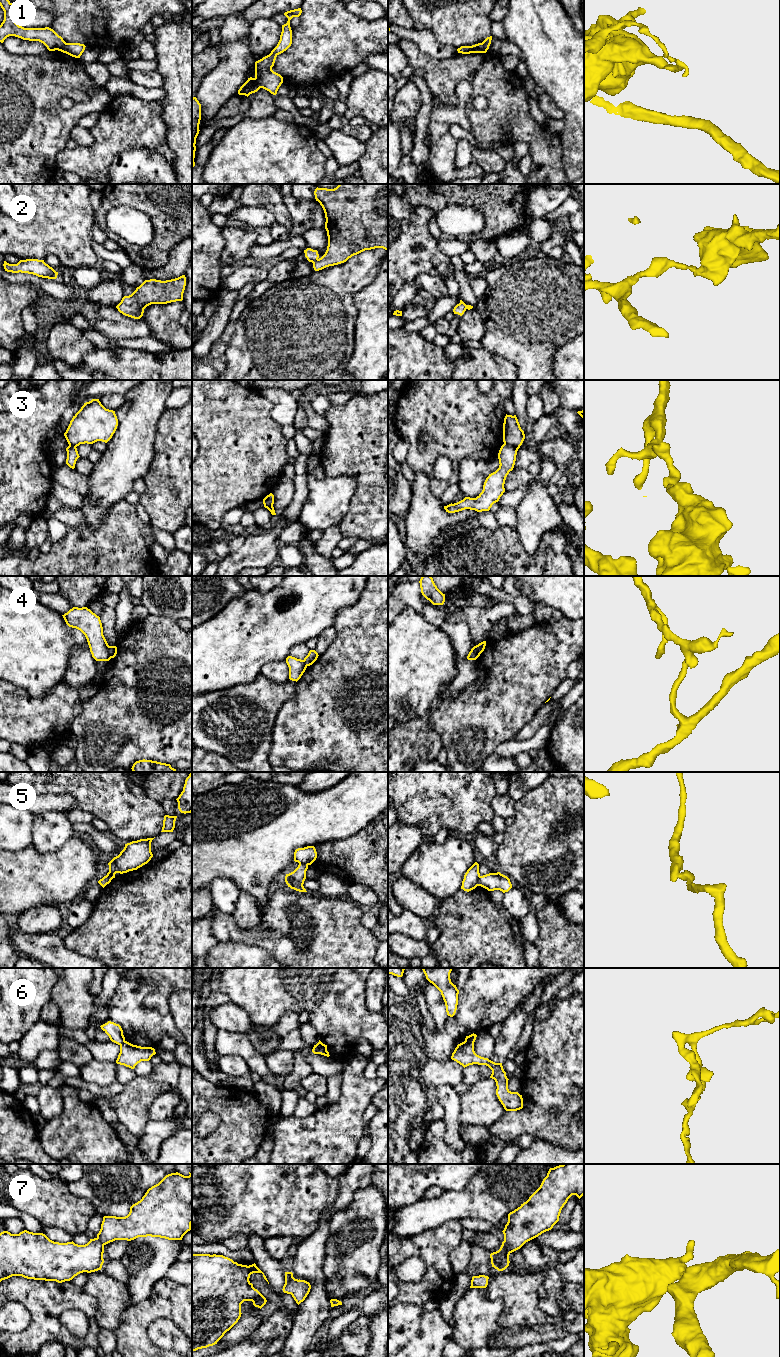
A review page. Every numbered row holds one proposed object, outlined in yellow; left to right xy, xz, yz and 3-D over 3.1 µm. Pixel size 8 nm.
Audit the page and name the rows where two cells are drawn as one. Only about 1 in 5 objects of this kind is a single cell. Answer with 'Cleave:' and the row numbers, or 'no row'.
Cleave: 1, 2, 3, 4, 5, 6

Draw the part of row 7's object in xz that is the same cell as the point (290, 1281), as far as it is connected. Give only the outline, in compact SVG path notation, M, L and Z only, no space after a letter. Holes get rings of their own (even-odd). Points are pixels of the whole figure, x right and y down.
M285 1272L285 1284L282 1290L284 1293L291 1294L298 1305L305 1300L310 1289L309 1282L295 1279L292 1272Z

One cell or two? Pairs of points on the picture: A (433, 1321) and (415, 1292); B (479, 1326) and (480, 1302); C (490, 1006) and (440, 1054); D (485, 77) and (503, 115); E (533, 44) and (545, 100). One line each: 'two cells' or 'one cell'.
A: two cells
B: one cell
C: one cell
D: one cell
E: two cells

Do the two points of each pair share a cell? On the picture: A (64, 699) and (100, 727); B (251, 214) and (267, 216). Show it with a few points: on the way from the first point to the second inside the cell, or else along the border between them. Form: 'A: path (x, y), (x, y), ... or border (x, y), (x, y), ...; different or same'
A: border (81, 701), (81, 712), (72, 721), (69, 731); different
B: path (255, 216), (263, 216); same

